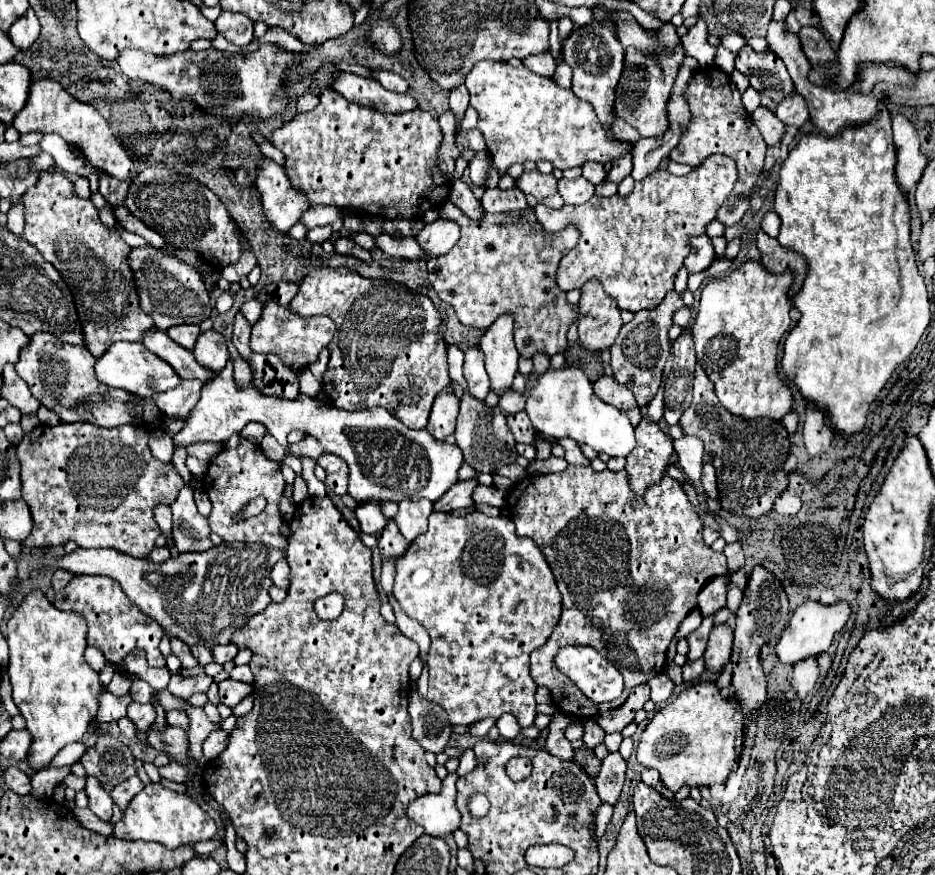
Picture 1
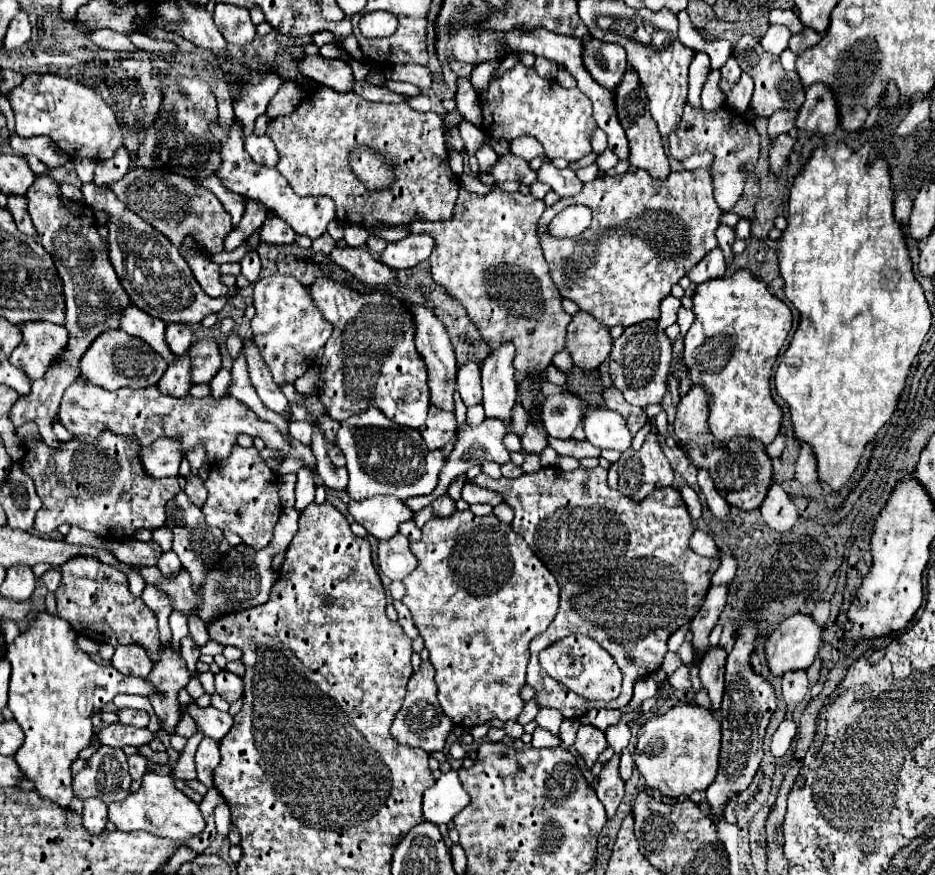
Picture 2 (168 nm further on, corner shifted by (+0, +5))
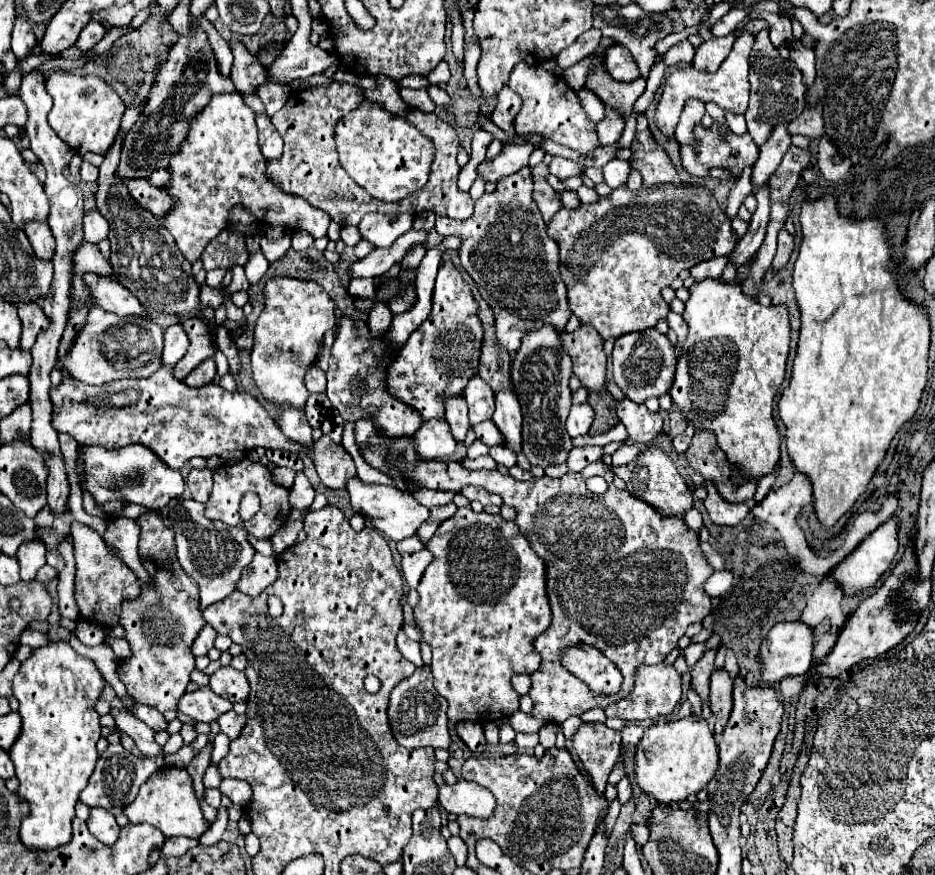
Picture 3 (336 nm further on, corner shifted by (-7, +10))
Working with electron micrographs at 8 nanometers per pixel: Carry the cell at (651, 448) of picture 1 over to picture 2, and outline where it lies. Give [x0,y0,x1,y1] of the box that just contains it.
[618,433,674,501]

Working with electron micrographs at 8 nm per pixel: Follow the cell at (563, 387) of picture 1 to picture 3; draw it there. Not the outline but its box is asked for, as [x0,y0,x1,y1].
[567,404,595,438]

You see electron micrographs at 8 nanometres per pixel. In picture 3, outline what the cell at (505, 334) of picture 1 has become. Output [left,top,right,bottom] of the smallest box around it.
[493,388,521,452]

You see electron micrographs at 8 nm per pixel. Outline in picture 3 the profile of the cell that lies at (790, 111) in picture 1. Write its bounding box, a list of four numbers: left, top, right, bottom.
[753,124,791,184]

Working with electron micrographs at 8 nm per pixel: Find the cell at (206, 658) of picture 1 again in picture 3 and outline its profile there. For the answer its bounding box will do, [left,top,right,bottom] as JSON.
[163,498,255,612]

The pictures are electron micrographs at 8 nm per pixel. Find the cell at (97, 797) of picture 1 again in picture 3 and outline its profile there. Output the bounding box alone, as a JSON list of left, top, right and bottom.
[87,808,119,846]

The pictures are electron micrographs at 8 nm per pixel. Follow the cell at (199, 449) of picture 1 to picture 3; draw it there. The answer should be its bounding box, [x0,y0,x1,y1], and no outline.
[187,468,213,502]

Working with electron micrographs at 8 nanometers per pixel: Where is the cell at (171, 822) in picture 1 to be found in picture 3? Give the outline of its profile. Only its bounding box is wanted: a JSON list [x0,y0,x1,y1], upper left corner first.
[123,768,209,838]

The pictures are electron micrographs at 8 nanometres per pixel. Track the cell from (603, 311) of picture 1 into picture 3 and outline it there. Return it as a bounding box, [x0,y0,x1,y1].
[561,324,607,392]

